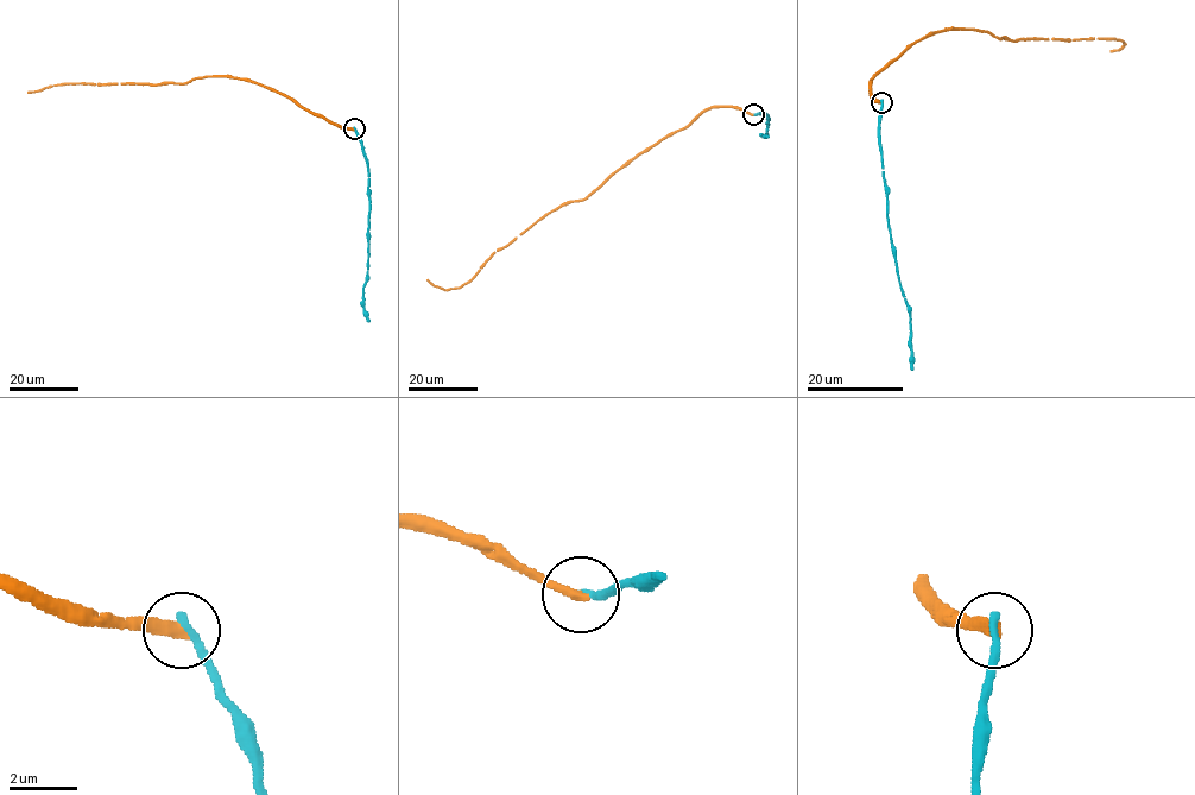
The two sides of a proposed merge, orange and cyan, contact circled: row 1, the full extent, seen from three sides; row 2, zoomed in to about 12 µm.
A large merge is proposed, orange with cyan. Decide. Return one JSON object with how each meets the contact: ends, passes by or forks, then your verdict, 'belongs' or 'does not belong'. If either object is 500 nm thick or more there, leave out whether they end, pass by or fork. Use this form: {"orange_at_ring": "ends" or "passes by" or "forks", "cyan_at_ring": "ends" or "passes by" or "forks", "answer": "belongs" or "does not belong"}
{"orange_at_ring": "ends", "cyan_at_ring": "ends", "answer": "does not belong"}

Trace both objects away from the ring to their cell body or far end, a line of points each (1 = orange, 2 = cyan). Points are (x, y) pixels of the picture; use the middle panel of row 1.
1: (752, 115), (712, 106), (631, 159), (585, 199), (545, 214), (494, 252), (460, 286), (444, 289), (428, 279)
2: (752, 115), (769, 115), (767, 131), (762, 134), (769, 137)

